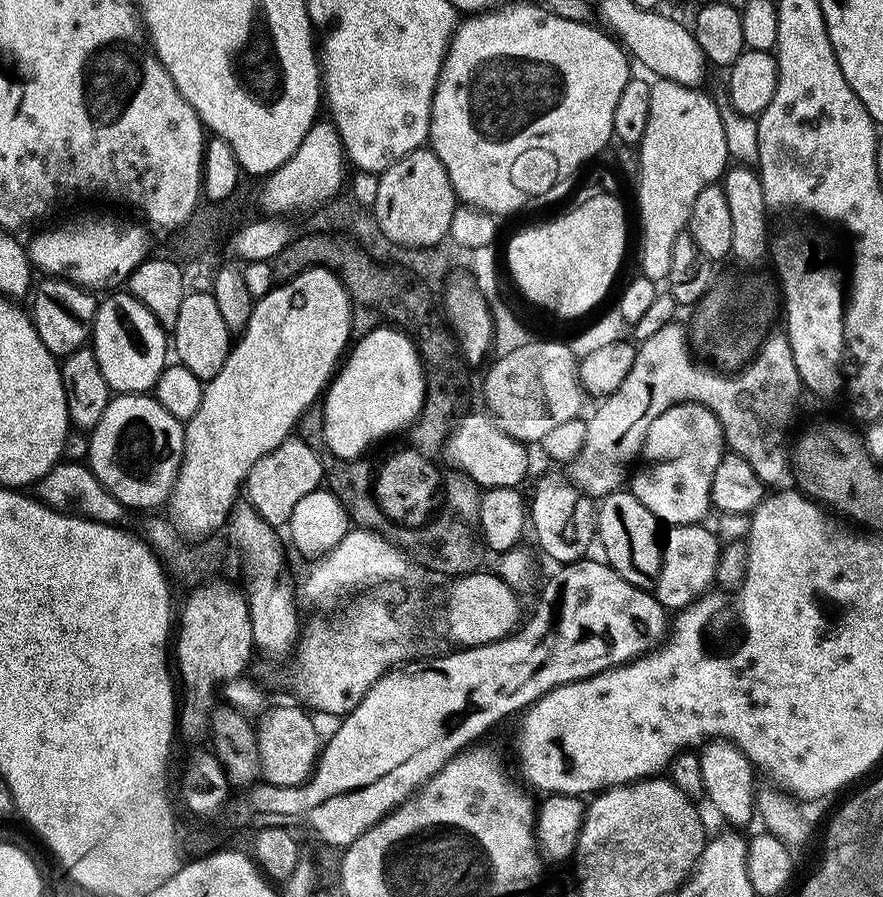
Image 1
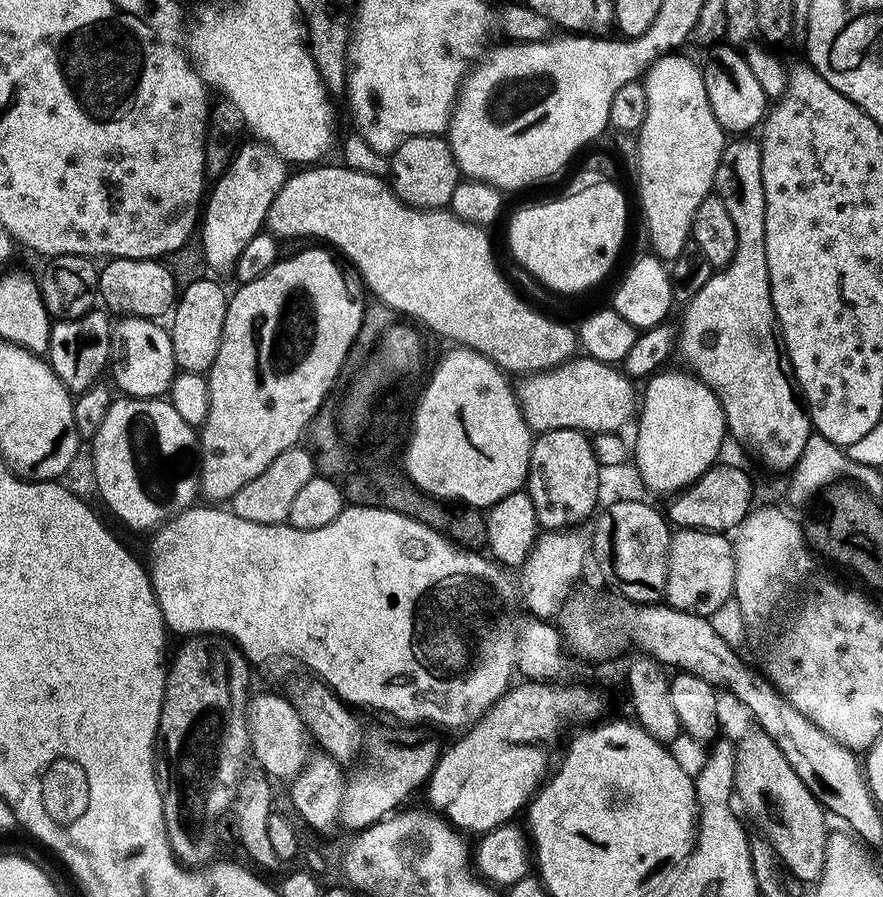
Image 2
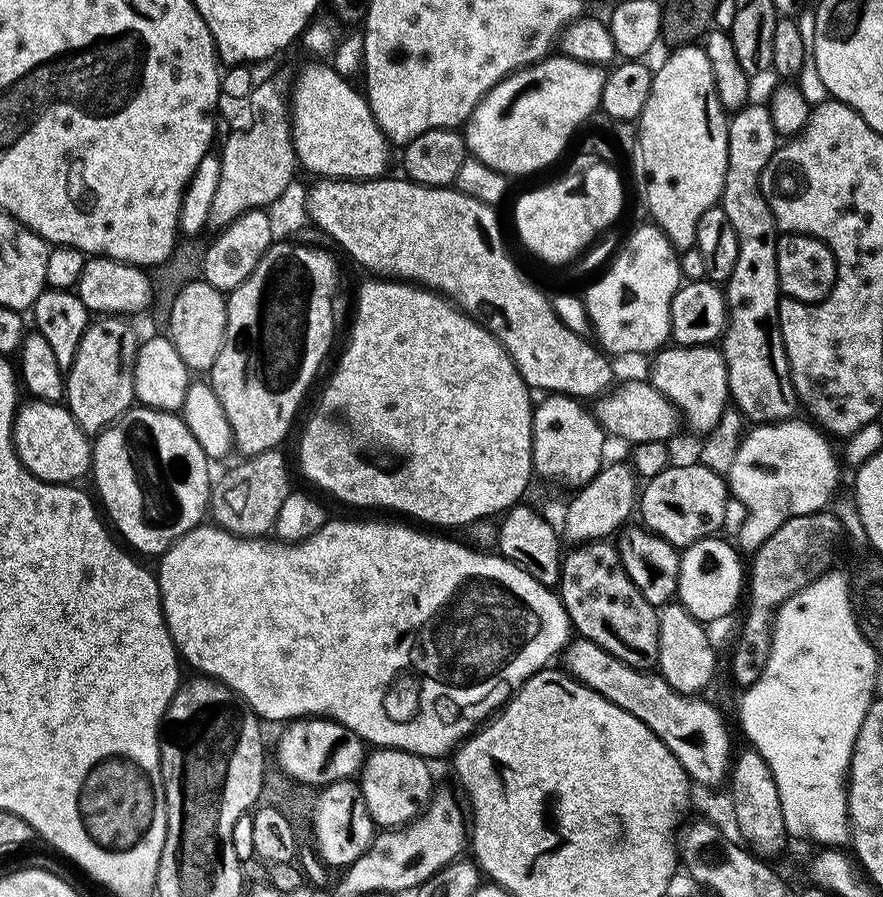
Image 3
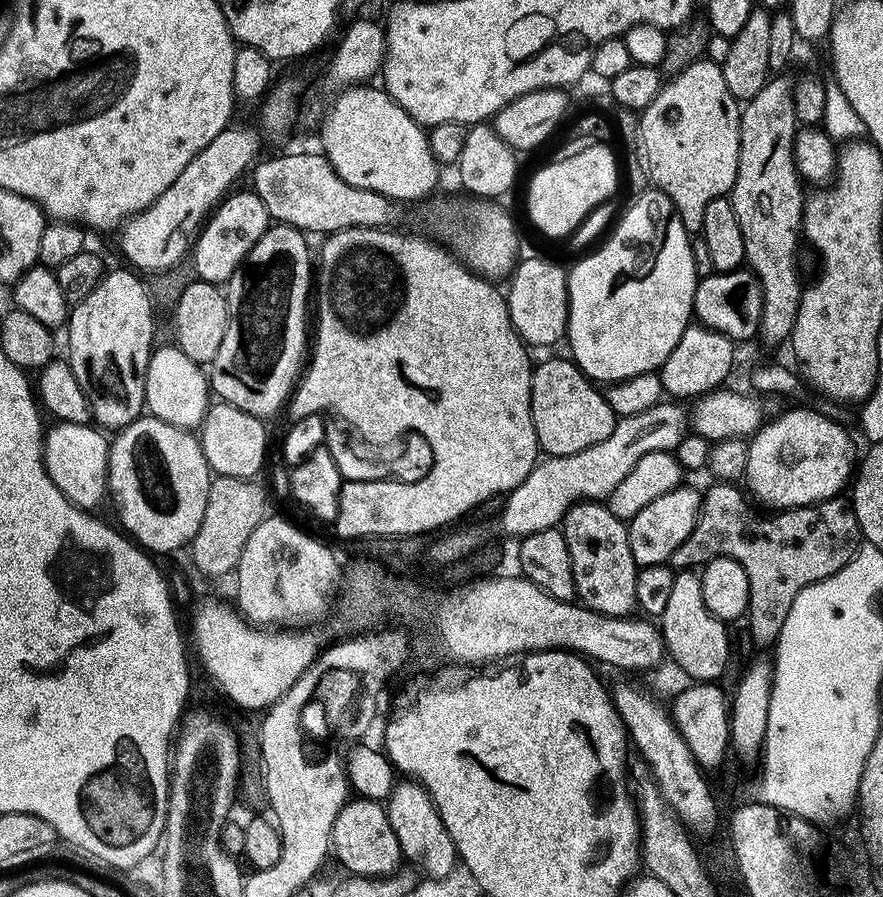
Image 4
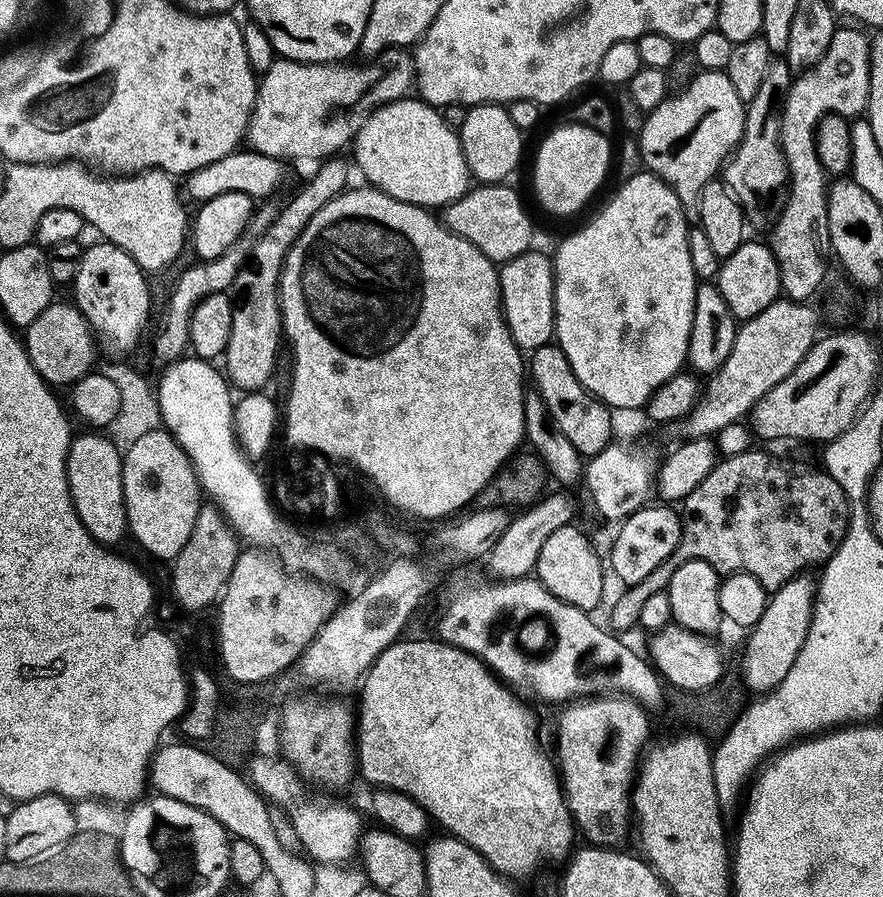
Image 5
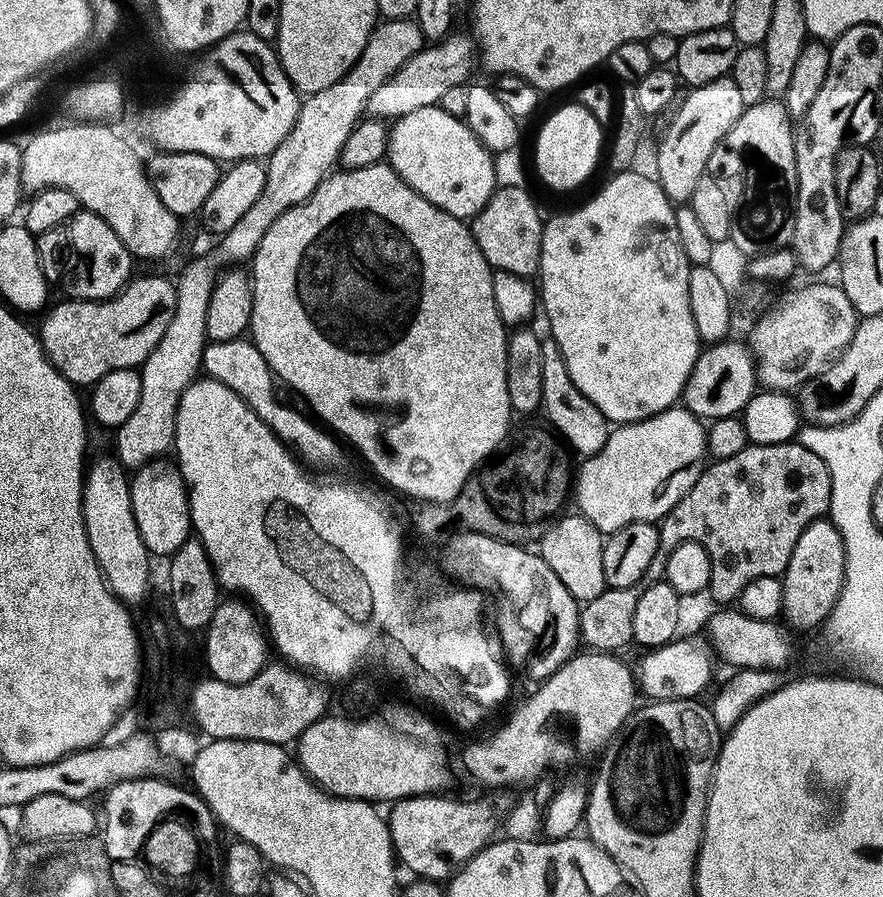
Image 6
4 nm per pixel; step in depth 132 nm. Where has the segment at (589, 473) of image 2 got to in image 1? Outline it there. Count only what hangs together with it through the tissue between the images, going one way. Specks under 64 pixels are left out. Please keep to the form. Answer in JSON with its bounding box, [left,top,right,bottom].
[530,472,598,565]

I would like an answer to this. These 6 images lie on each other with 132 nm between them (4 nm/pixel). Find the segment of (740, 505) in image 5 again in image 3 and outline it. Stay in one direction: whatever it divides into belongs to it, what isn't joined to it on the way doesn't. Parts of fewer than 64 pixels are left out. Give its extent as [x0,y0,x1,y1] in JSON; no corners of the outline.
[732,510,843,689]

